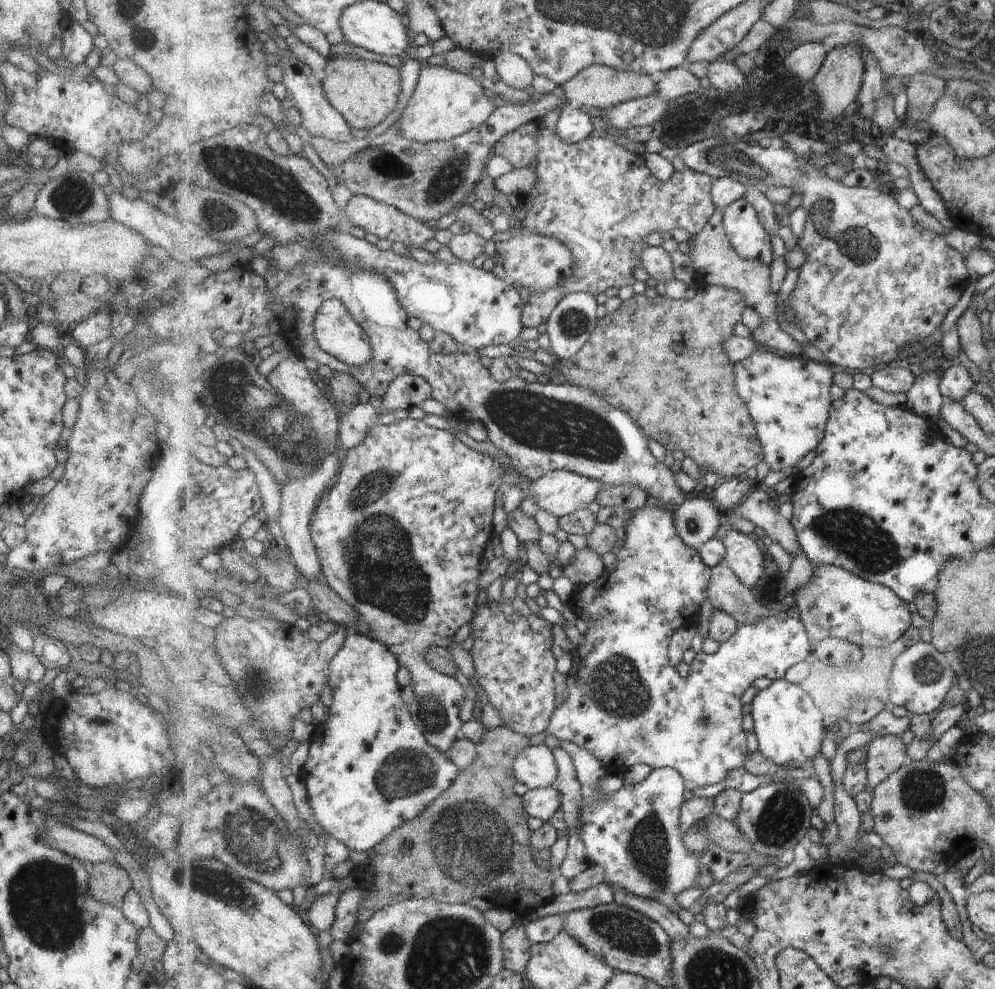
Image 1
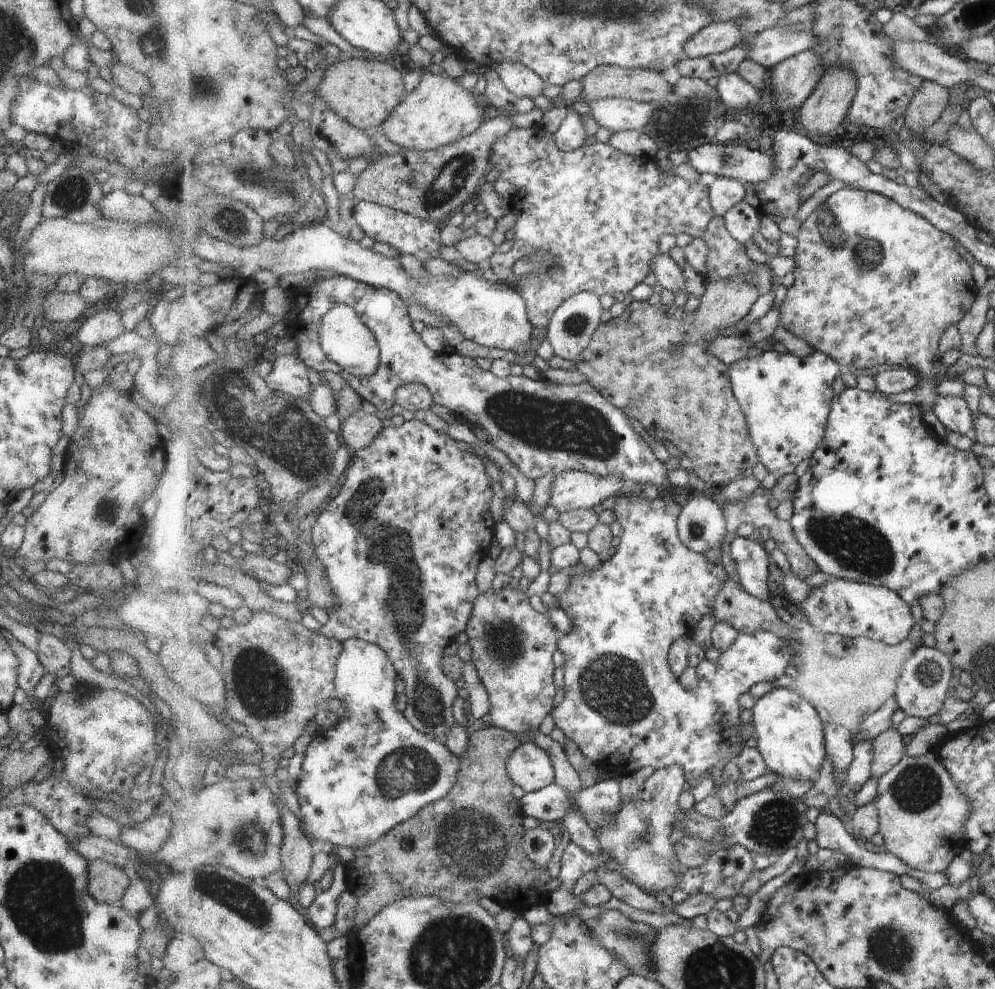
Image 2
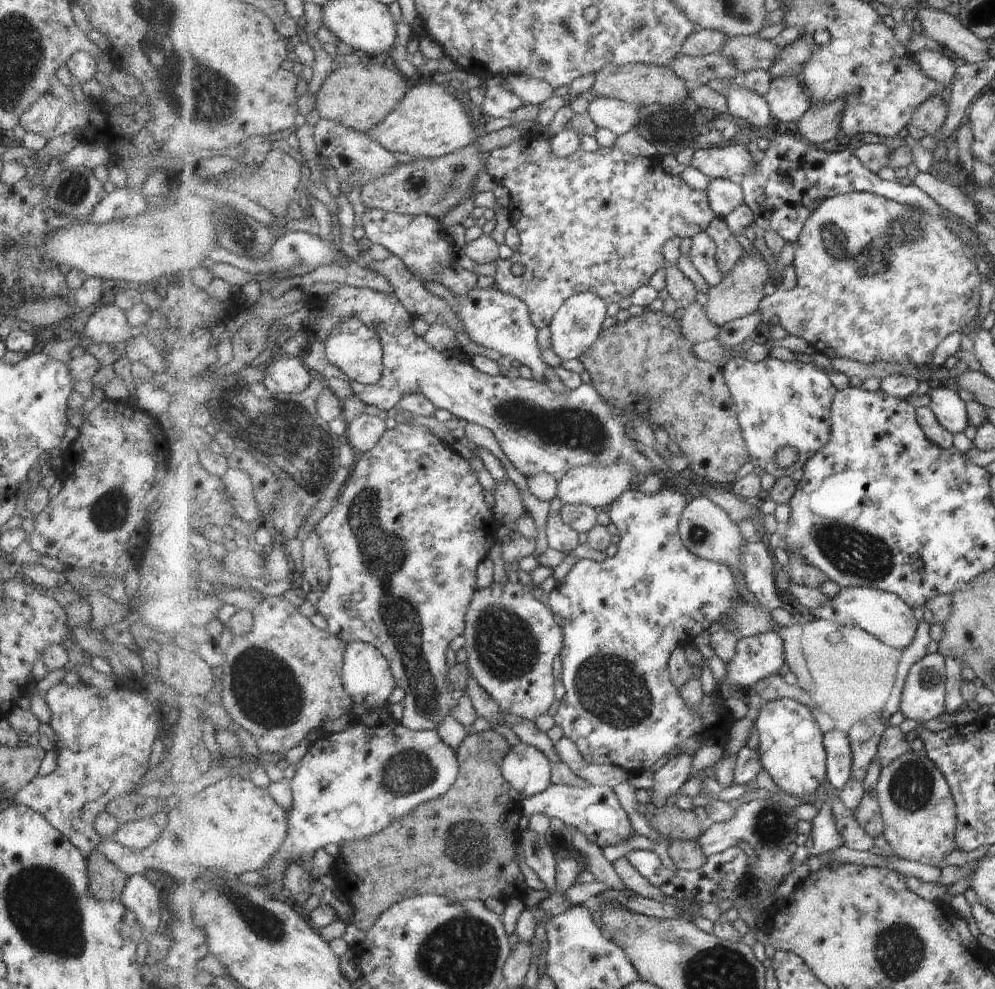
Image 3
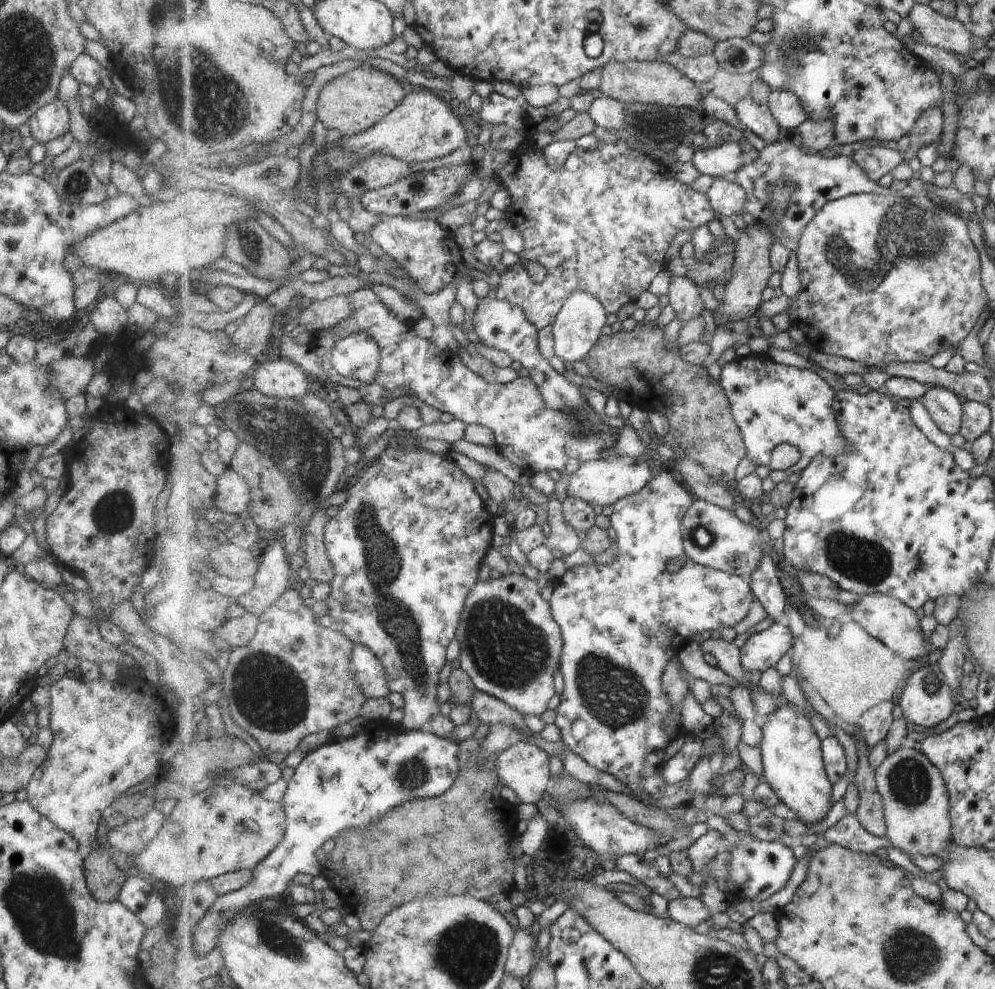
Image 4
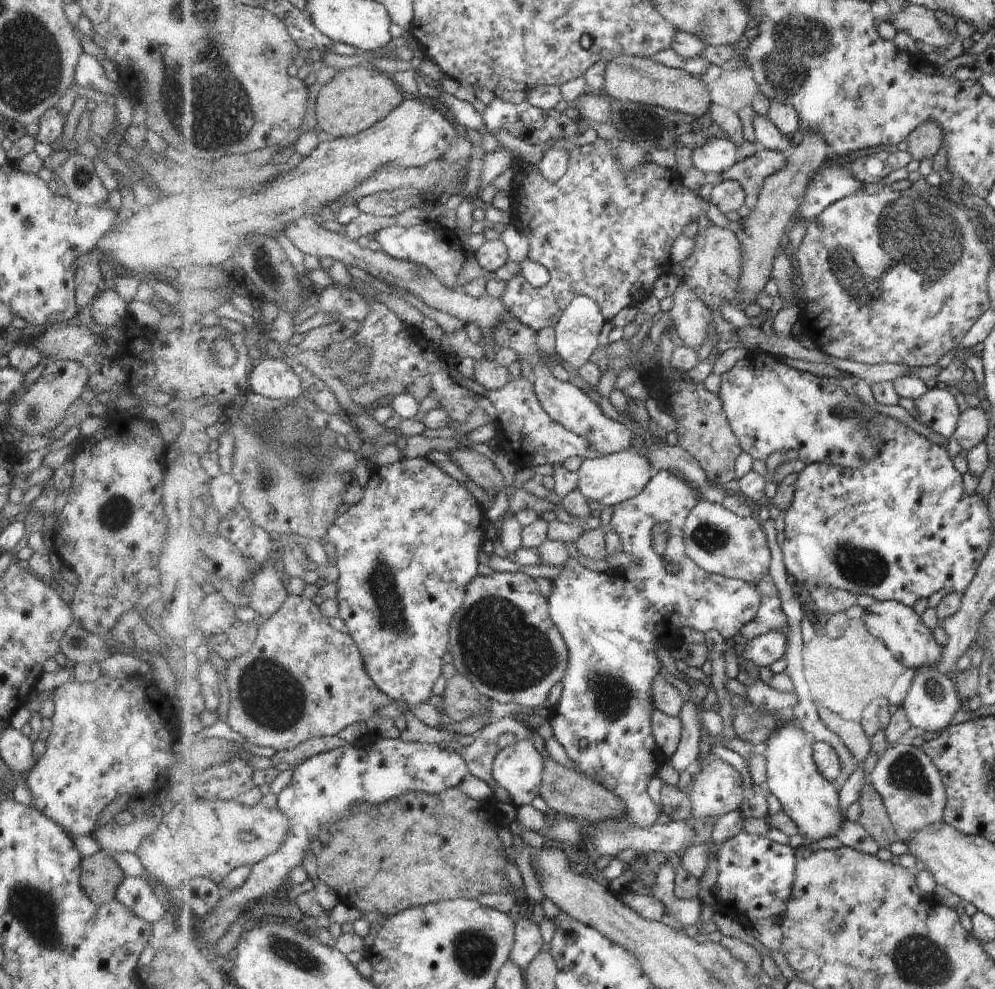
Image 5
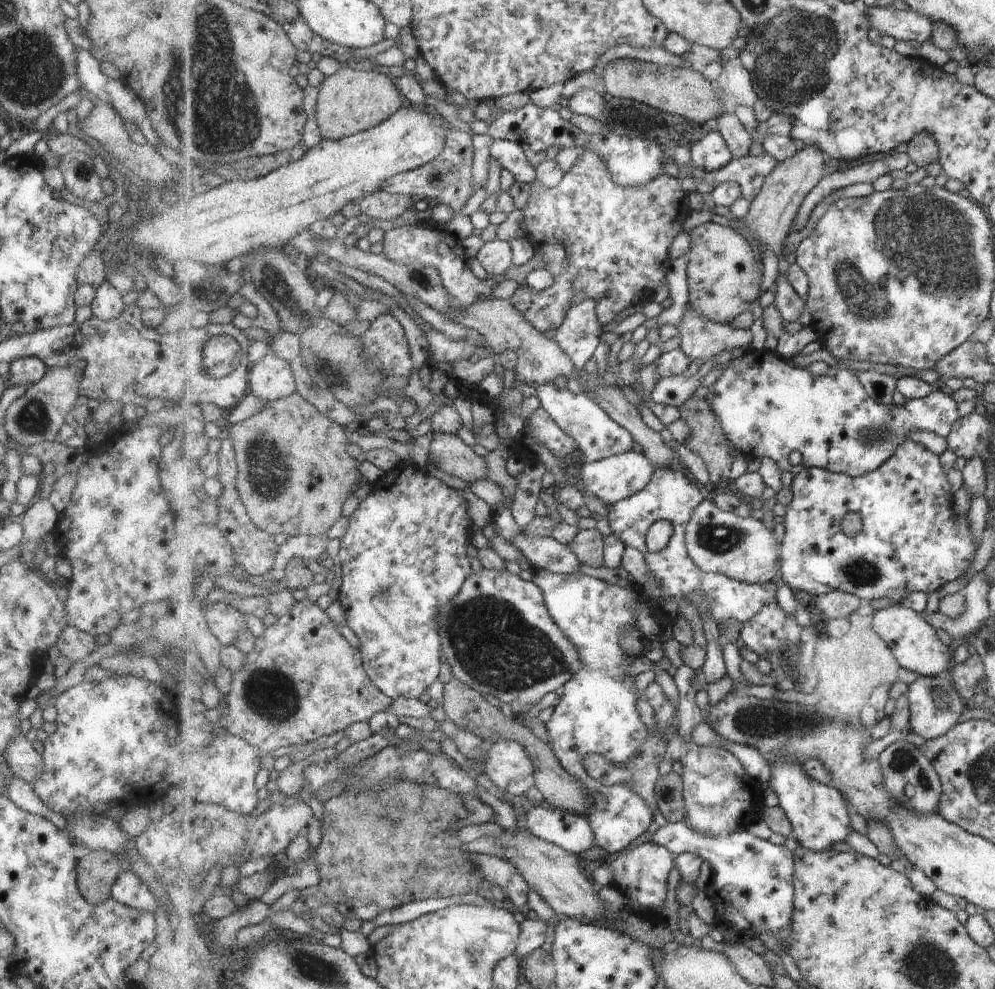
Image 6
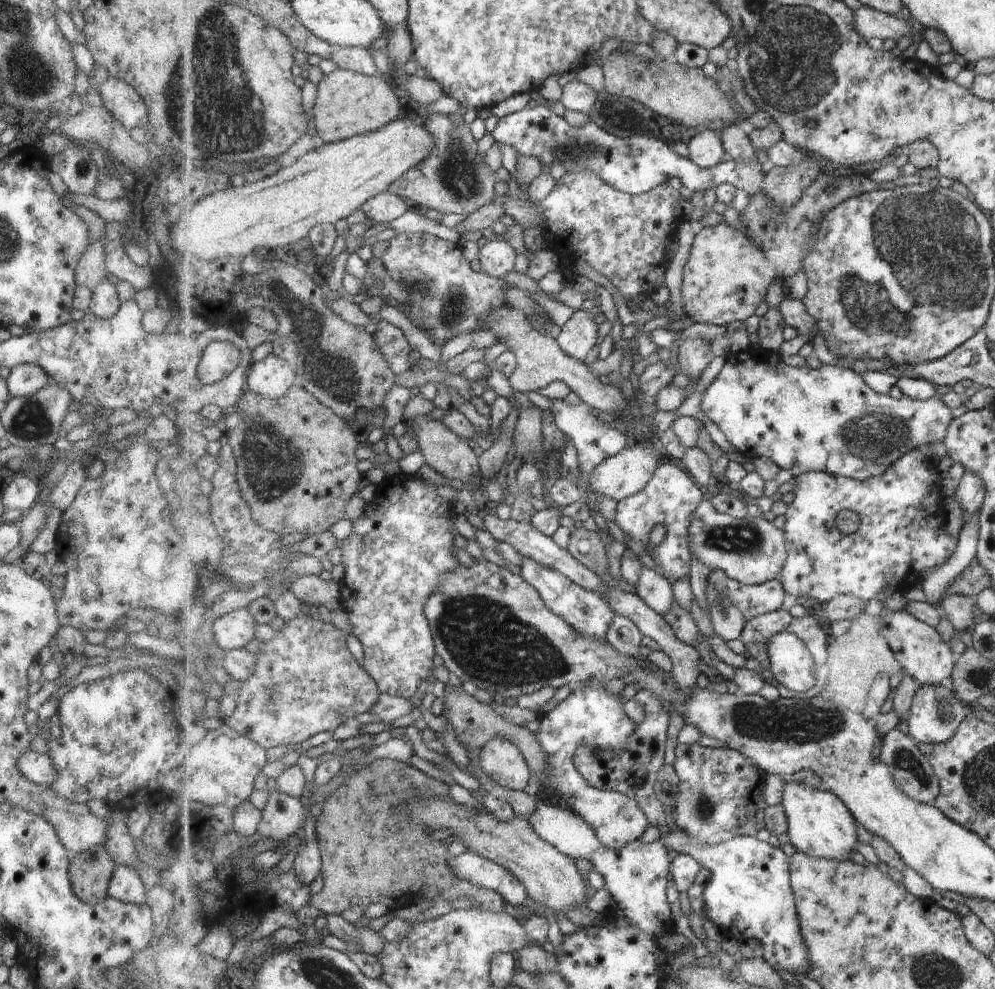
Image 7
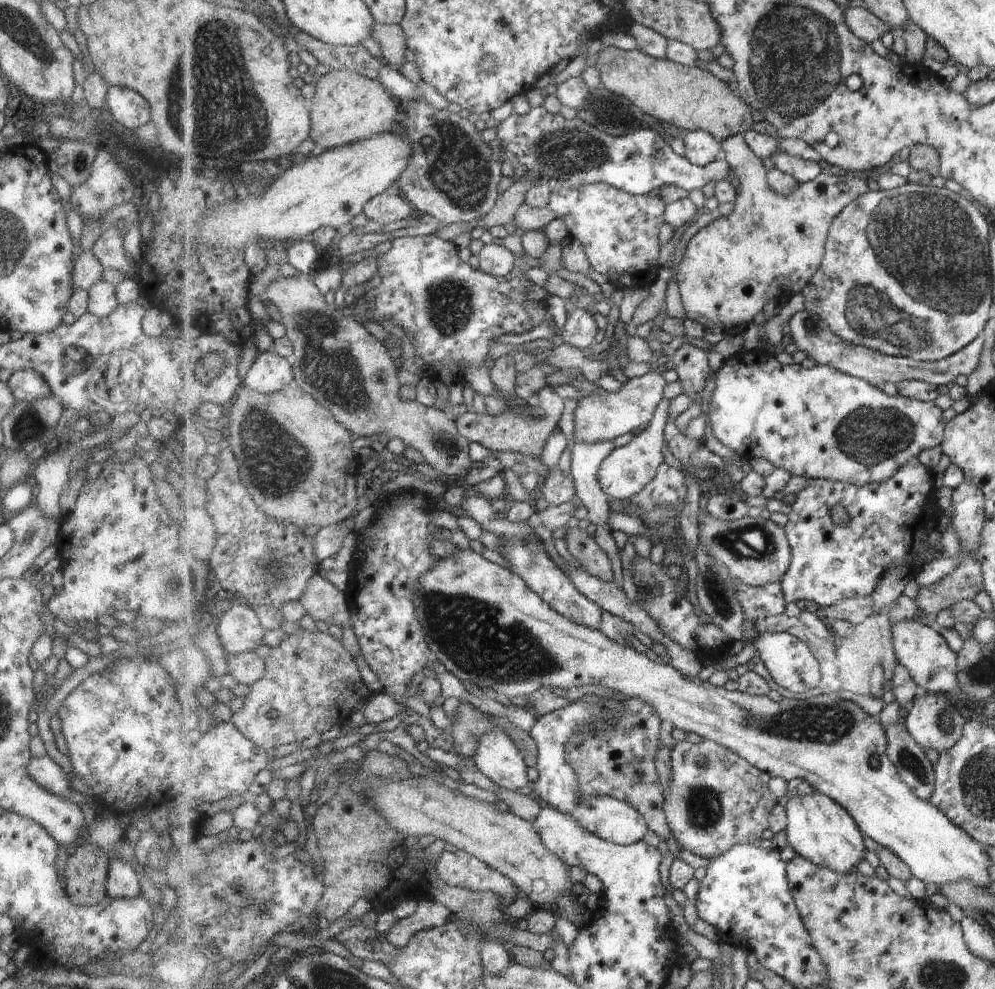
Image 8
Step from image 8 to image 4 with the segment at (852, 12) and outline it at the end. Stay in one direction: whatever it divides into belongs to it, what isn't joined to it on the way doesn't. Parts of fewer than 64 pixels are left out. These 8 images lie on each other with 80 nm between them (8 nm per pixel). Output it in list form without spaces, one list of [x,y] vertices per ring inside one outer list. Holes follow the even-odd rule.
[[[917,3],[909,14],[915,35],[923,42],[954,53],[967,63],[973,52],[972,34],[959,20],[943,17],[930,5]]]

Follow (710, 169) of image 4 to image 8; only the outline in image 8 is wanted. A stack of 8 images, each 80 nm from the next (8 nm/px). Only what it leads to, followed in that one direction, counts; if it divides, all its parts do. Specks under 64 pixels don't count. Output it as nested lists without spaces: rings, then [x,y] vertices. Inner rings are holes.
[[[704,130],[688,131],[683,139],[686,146],[684,156],[692,163],[707,166],[724,157],[722,143],[710,132]]]

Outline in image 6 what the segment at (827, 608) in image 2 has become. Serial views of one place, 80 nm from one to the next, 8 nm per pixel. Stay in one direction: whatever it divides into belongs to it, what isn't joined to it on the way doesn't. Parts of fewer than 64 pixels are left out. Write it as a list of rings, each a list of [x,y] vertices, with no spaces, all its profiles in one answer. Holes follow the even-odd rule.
[[[891,604],[883,610],[875,610],[873,630],[893,650],[897,661],[903,669],[917,673],[919,676],[940,676],[950,673],[953,667],[953,651],[937,636],[936,628],[929,624],[921,613],[915,612],[909,604]]]

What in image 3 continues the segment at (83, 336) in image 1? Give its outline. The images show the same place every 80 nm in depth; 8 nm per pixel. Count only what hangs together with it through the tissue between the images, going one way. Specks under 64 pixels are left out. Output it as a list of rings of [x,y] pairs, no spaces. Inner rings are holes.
[[[112,303],[96,306],[88,317],[82,334],[85,334],[93,344],[113,344],[132,337],[135,332],[135,327],[131,328],[128,325],[126,312]]]

